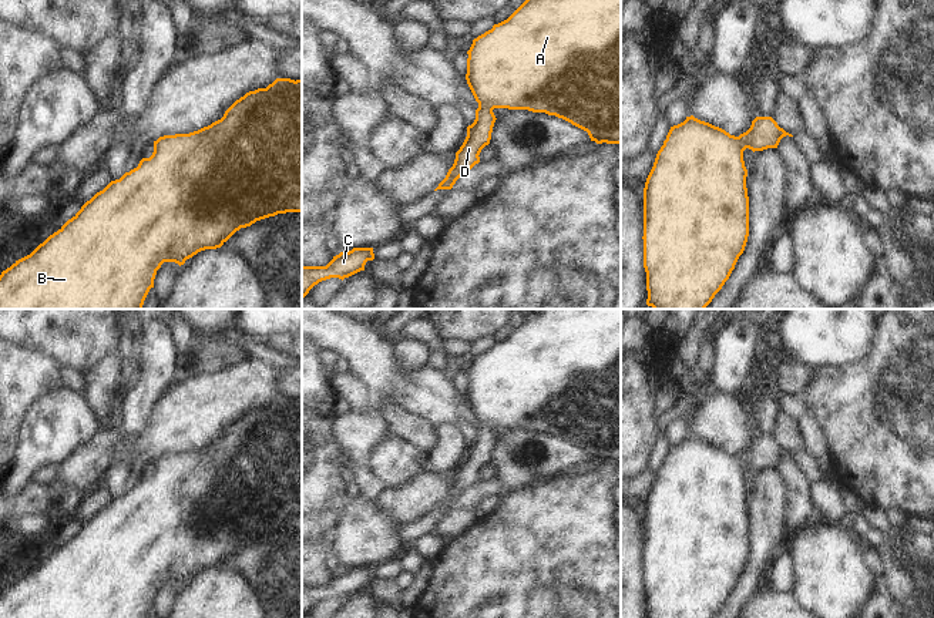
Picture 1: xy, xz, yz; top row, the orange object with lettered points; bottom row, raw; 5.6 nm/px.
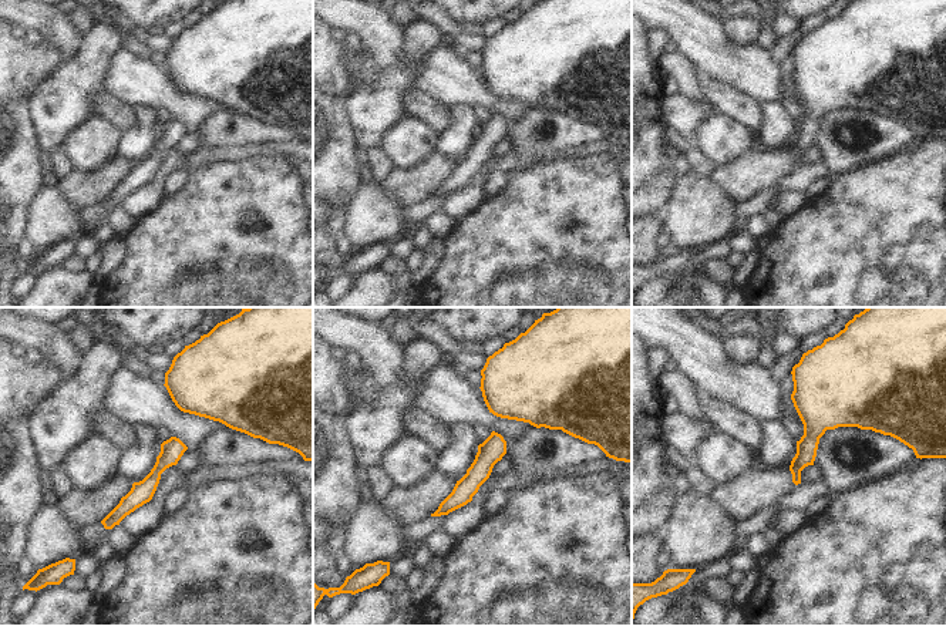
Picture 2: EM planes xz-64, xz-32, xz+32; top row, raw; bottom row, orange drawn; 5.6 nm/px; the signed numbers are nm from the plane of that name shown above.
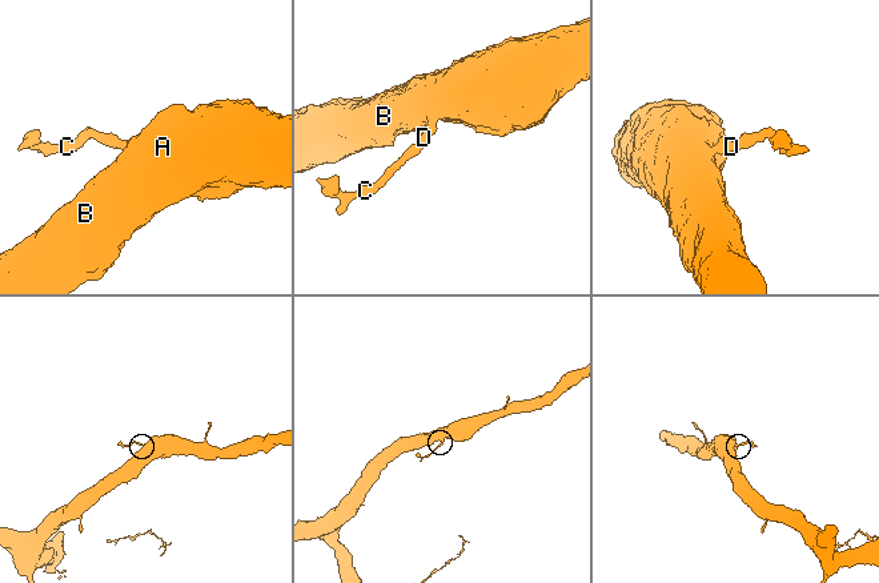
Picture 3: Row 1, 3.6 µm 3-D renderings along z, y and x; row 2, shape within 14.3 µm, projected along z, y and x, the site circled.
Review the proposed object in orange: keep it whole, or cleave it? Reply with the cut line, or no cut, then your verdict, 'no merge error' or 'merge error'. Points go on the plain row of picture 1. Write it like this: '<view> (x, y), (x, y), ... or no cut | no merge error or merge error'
no cut | no merge error

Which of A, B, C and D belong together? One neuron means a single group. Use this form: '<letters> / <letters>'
A B C D

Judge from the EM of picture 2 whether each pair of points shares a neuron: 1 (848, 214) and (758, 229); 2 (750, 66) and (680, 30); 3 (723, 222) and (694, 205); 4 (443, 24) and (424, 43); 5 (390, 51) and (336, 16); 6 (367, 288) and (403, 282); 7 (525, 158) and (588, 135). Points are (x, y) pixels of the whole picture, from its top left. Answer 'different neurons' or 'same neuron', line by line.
1: different neurons
2: same neuron
3: same neuron
4: different neurons
5: same neuron
6: same neuron
7: same neuron

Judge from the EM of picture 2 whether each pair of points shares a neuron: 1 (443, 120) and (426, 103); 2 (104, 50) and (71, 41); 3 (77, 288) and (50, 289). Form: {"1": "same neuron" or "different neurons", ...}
{"1": "same neuron", "2": "different neurons", "3": "same neuron"}

